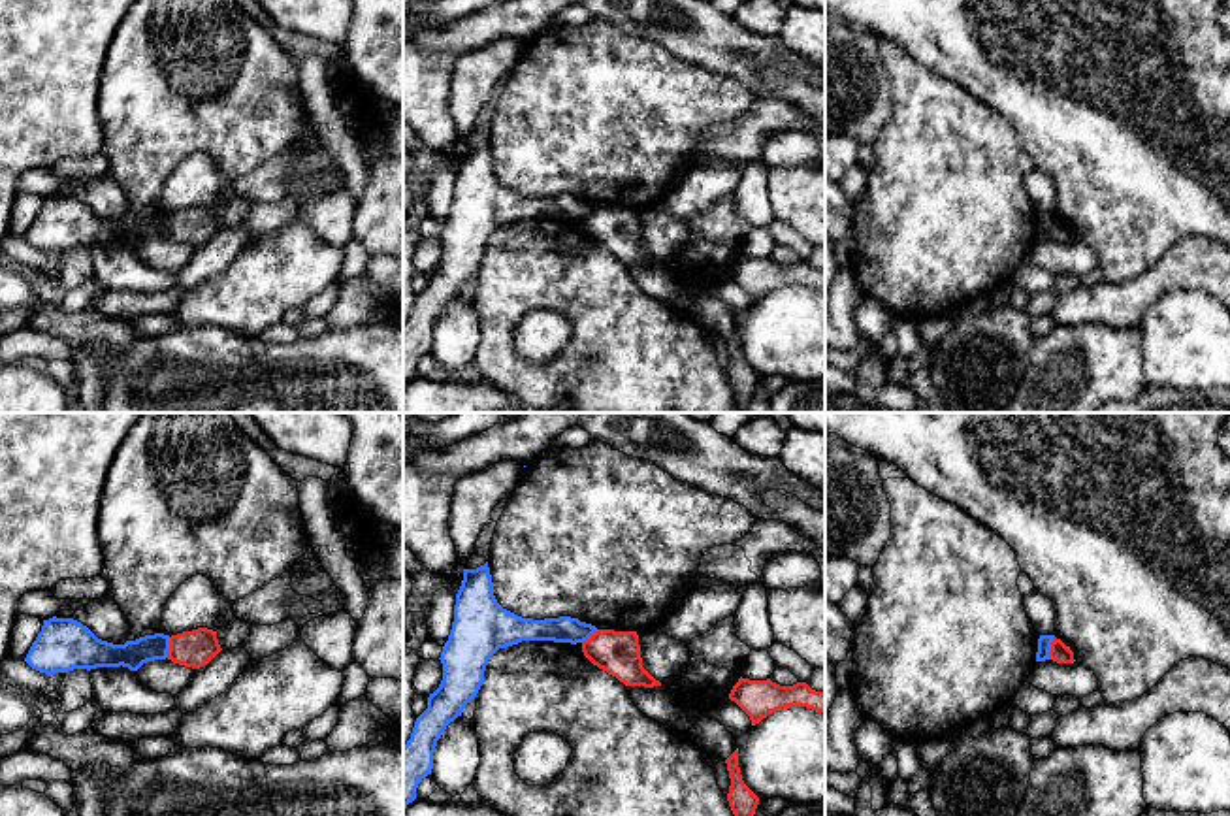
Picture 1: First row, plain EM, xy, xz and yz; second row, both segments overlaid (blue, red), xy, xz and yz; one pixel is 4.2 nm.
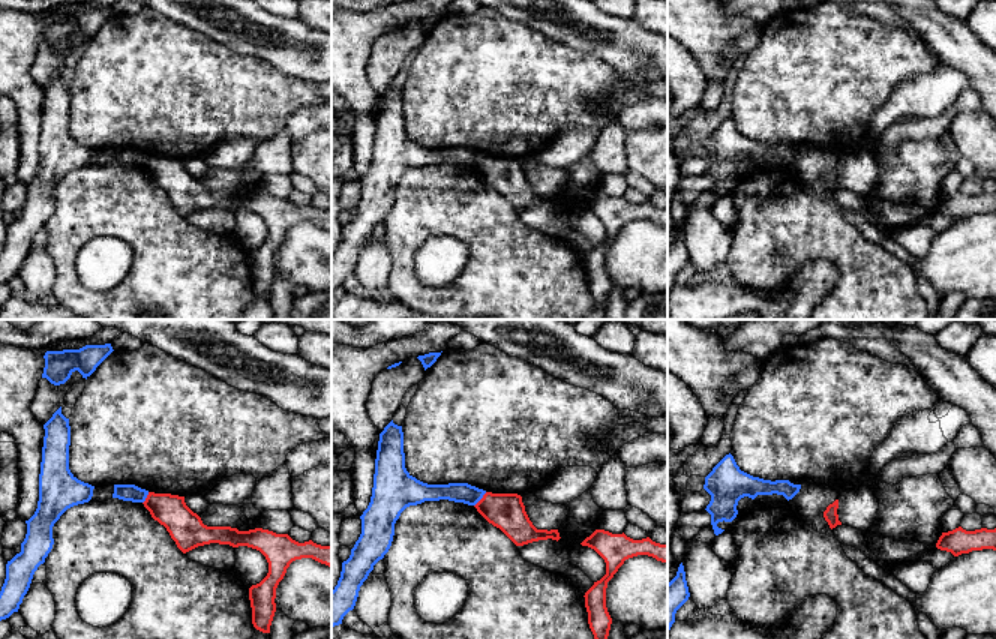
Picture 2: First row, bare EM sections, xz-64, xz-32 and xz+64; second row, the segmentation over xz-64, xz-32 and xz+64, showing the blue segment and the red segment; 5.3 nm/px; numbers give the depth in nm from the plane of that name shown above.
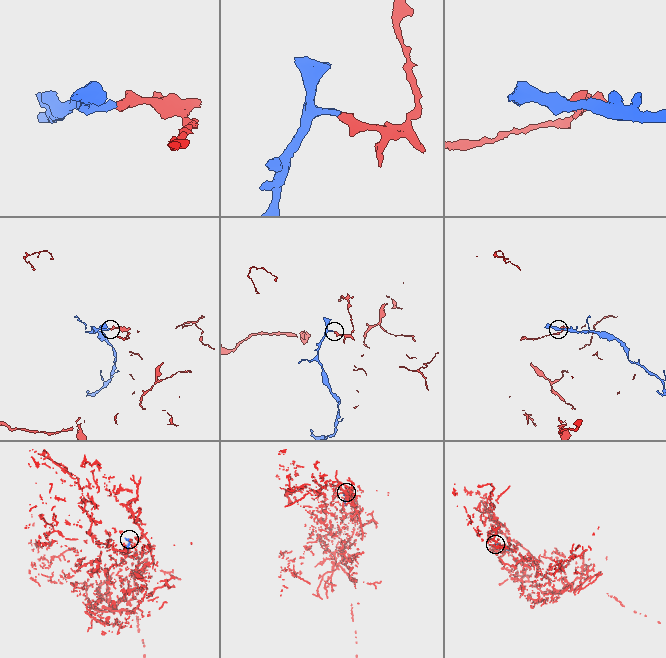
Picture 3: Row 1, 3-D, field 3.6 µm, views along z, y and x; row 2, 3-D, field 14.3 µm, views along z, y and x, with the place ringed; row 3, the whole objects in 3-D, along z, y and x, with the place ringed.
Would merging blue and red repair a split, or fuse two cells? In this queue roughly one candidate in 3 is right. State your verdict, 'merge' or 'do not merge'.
do not merge

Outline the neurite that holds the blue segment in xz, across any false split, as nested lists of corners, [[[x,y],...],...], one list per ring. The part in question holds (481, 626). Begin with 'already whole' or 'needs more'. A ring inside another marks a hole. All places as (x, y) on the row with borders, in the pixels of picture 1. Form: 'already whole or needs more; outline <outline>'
already whole; outline [[[488,562],[477,569],[463,569],[452,629],[439,658],[443,680],[429,694],[428,709],[416,718],[411,739],[403,746],[403,810],[416,799],[420,780],[431,775],[437,741],[477,697],[488,660],[499,648],[522,641],[576,645],[595,631],[595,626],[571,616],[522,618],[497,603]]]

